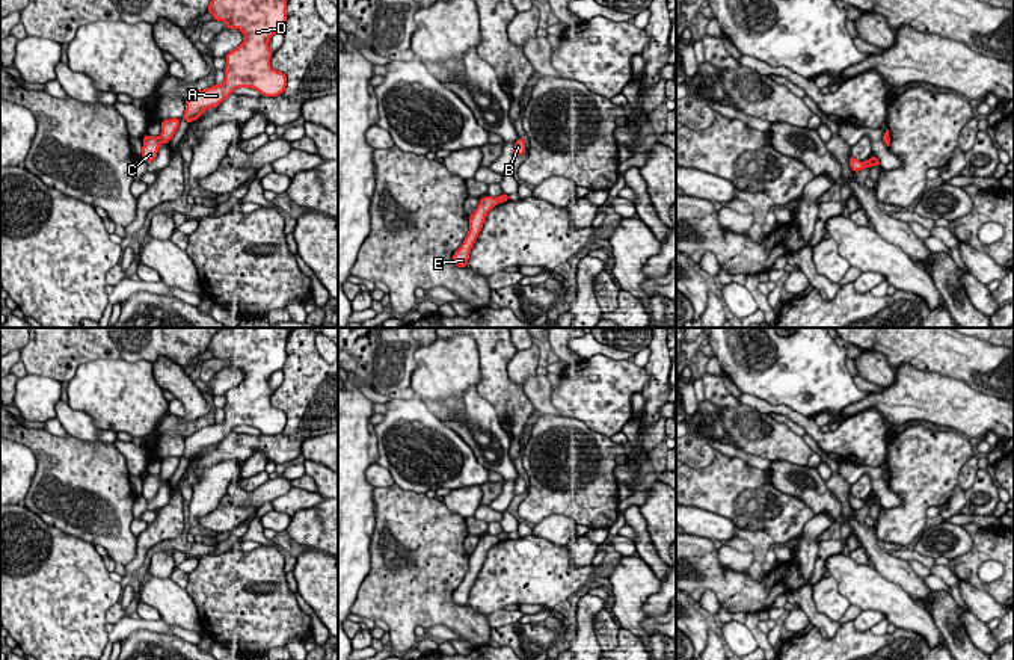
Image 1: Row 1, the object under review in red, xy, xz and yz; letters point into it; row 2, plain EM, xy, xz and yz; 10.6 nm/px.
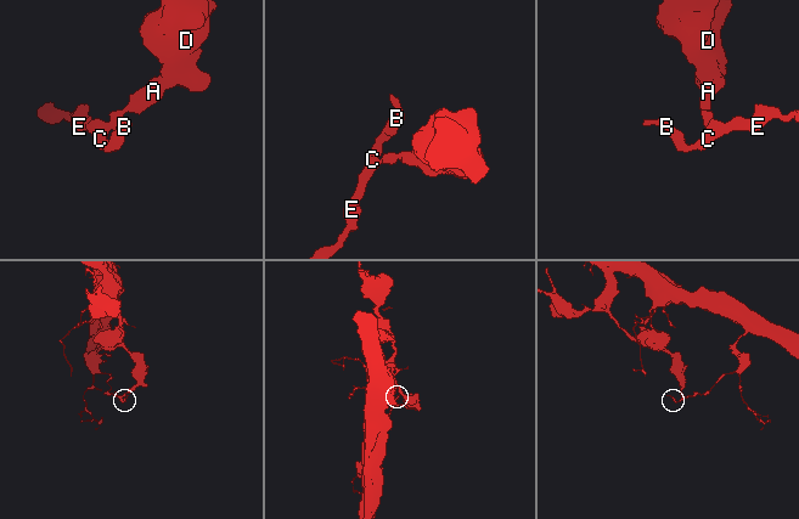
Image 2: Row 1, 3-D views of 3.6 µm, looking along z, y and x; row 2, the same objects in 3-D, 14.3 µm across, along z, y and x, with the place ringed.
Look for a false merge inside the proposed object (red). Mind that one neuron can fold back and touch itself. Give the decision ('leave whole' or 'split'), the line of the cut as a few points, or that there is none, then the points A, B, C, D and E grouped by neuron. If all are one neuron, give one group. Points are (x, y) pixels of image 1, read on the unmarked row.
split; cut in xy along (159, 476), (160, 481); A D / B C E

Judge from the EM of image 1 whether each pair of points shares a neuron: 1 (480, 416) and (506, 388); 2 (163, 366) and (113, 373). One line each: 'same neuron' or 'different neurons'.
1: different neurons
2: different neurons

